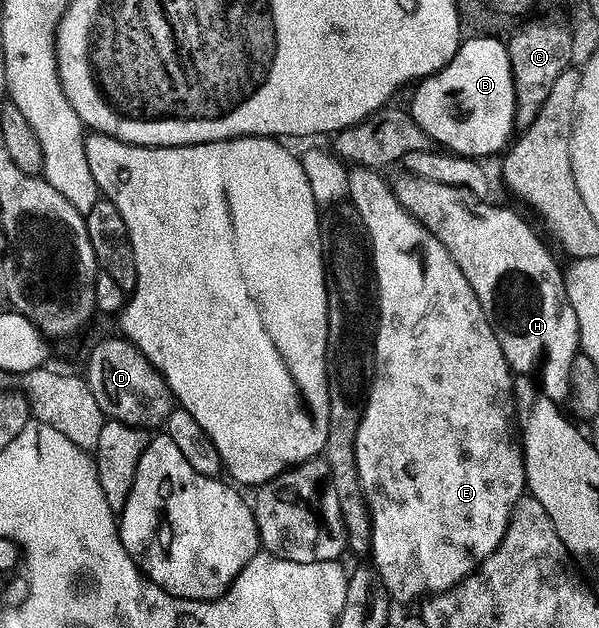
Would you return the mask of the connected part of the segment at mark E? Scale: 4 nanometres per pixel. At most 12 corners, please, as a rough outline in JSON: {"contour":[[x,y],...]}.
{"contour":[[354,165],[377,370],[354,455],[394,602],[457,585],[527,493],[467,275]]}

